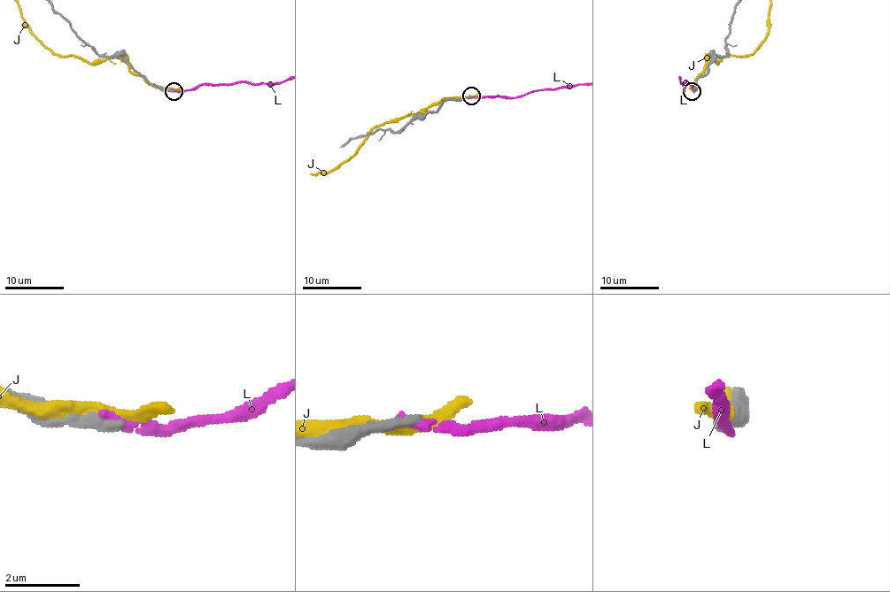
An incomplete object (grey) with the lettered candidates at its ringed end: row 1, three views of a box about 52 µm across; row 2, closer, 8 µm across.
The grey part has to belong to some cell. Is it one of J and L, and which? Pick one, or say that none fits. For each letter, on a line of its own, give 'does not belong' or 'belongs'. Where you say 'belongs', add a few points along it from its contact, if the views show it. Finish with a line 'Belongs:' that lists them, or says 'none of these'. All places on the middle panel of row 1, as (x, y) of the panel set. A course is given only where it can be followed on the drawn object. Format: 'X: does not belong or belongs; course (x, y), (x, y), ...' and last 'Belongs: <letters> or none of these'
J: does not belong
L: does not belong
Belongs: none of these

